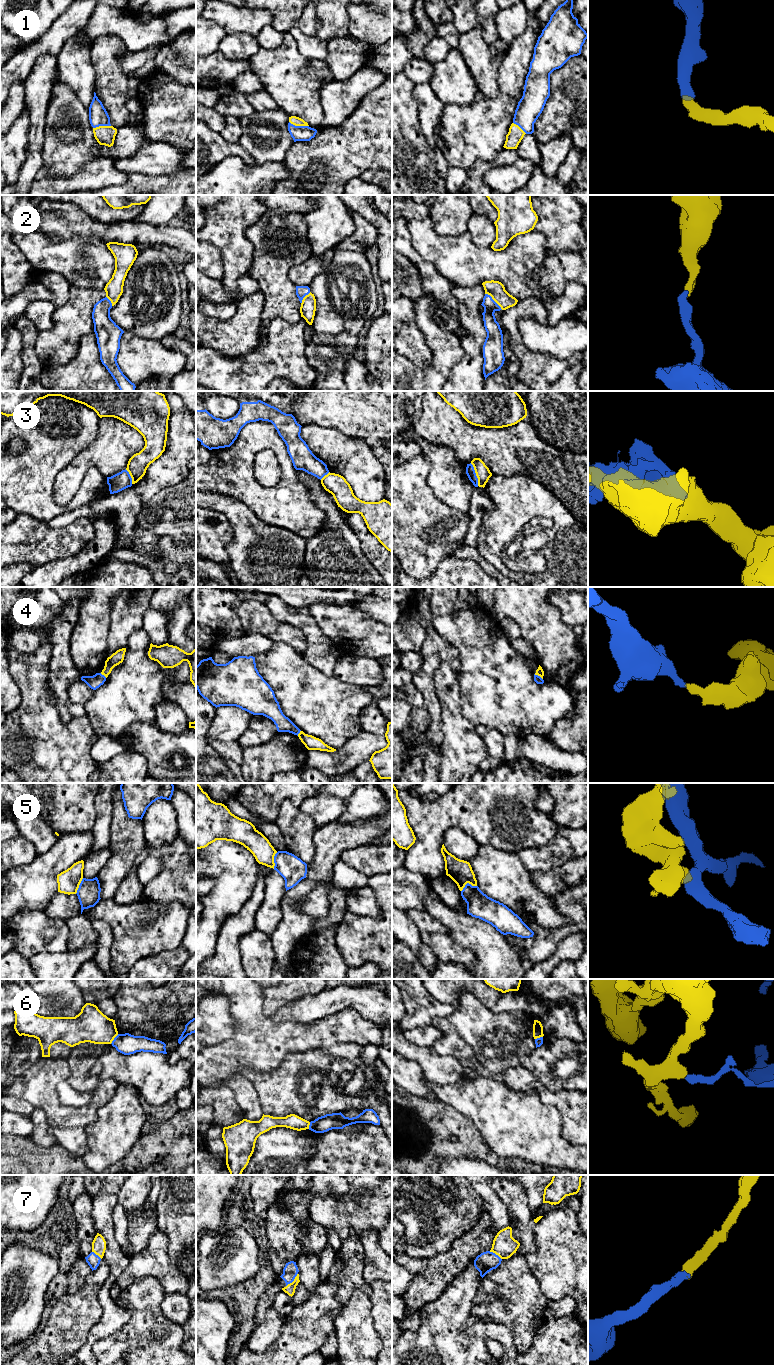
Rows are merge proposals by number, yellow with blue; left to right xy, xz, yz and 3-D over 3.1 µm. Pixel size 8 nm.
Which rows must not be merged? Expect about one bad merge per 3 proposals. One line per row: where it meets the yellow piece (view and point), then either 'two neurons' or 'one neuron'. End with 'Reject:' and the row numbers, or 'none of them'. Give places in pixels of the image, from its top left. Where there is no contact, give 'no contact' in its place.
1: xz (299, 125) | one neuron
2: yz (493, 299) | one neuron
3: yz (476, 474) | two neurons
4: yz (538, 675) | two neurons
5: yz (467, 882) | two neurons
6: xy (113, 1039) | two neurons
7: xz (294, 1280) | one neuron
Reject: 3, 4, 5, 6

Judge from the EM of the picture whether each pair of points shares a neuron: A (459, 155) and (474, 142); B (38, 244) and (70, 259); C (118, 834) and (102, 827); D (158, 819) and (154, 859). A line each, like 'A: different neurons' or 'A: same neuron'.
A: same neuron
B: same neuron
C: different neurons
D: same neuron

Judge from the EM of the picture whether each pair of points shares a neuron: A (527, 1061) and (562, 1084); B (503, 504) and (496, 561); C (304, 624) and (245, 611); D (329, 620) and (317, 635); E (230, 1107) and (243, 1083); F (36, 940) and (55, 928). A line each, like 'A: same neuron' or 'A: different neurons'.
A: same neuron
B: same neuron
C: different neurons
D: different neurons
E: different neurons
F: same neuron

